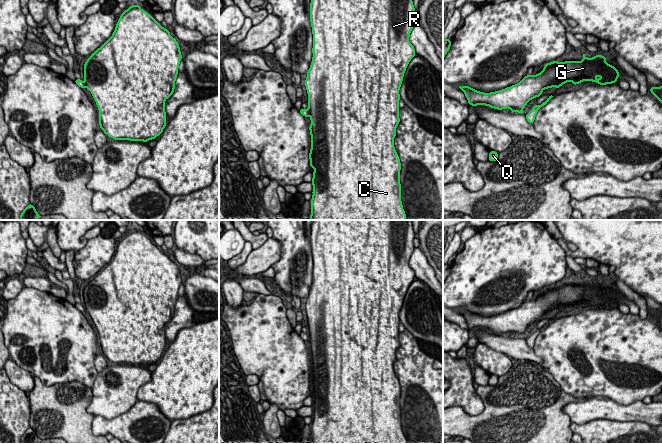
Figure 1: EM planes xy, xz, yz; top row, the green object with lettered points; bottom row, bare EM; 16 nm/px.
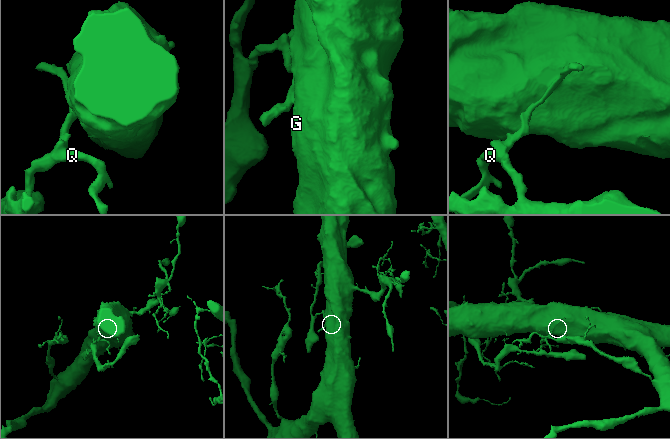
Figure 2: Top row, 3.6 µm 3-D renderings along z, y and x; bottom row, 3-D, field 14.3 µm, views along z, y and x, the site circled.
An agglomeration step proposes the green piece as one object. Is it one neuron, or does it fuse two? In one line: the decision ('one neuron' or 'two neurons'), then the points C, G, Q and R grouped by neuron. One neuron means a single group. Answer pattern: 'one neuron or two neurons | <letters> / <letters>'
two neurons | C G R / Q

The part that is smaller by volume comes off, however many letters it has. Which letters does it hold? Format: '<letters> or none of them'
Q

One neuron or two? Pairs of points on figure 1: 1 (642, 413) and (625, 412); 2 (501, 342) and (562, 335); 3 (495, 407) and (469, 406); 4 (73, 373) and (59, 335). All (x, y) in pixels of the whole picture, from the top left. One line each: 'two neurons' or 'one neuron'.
1: one neuron
2: two neurons
3: two neurons
4: one neuron

